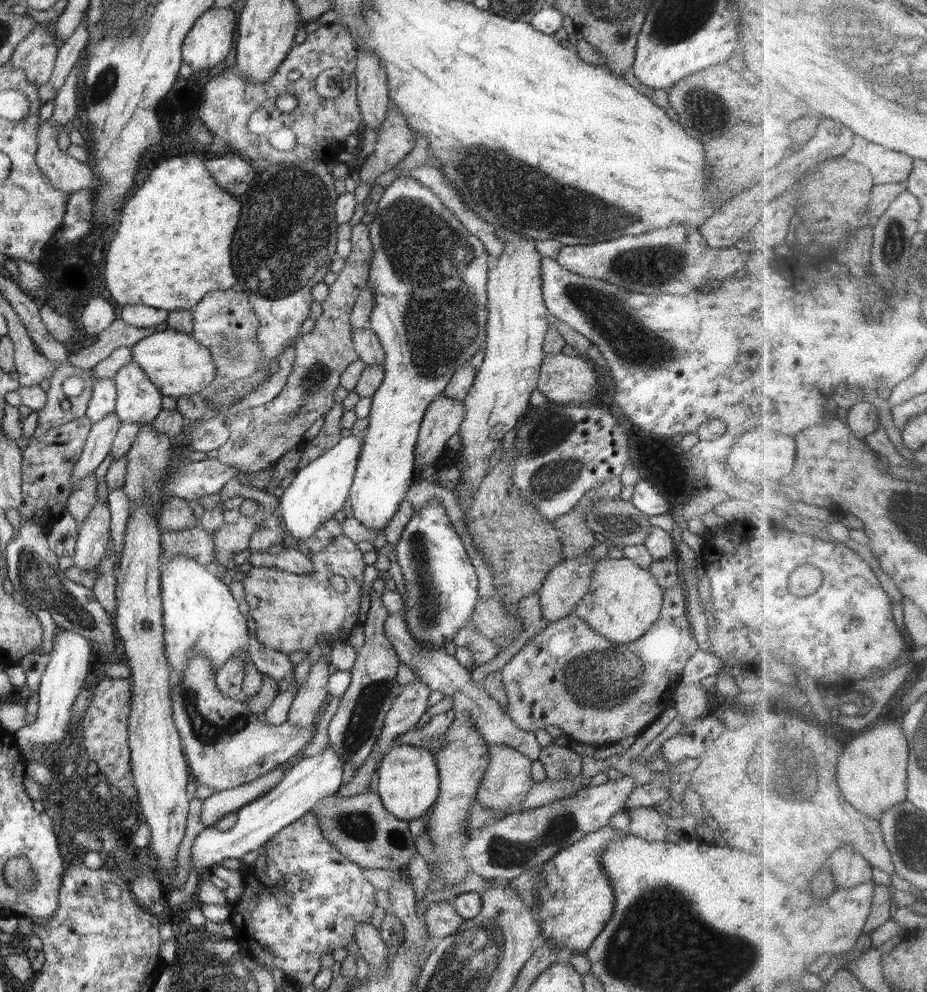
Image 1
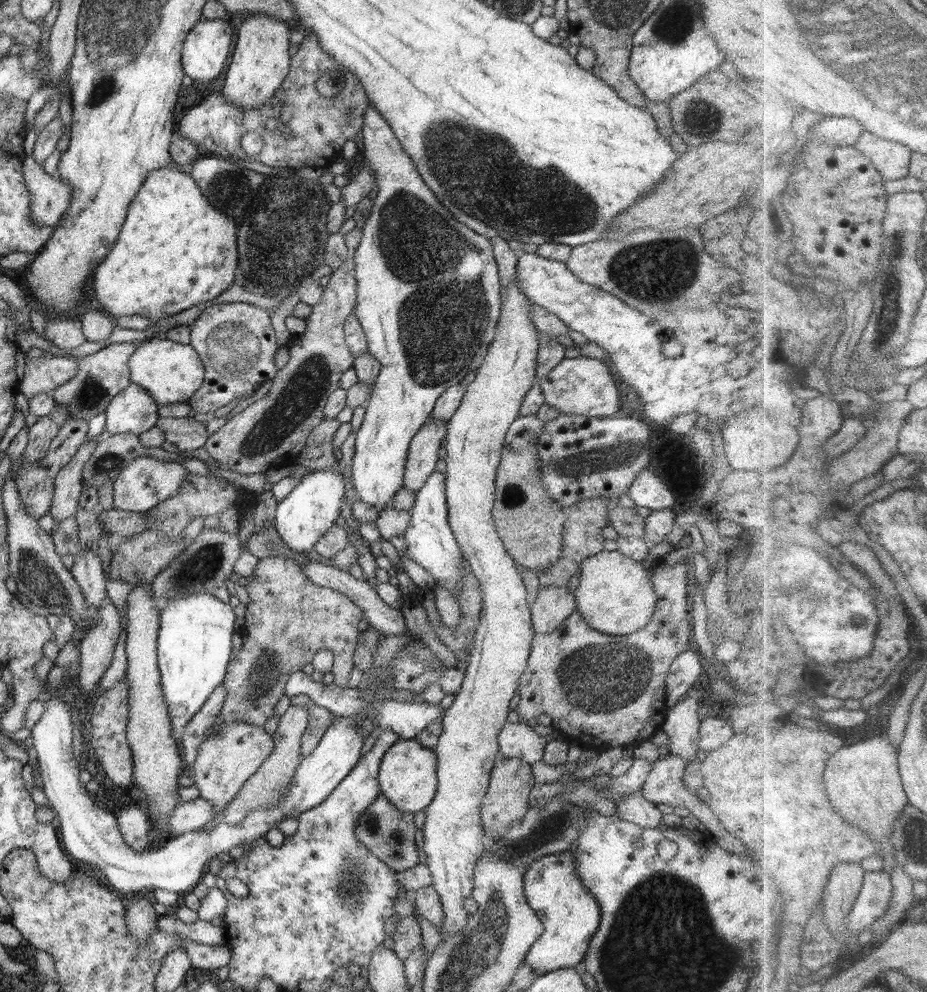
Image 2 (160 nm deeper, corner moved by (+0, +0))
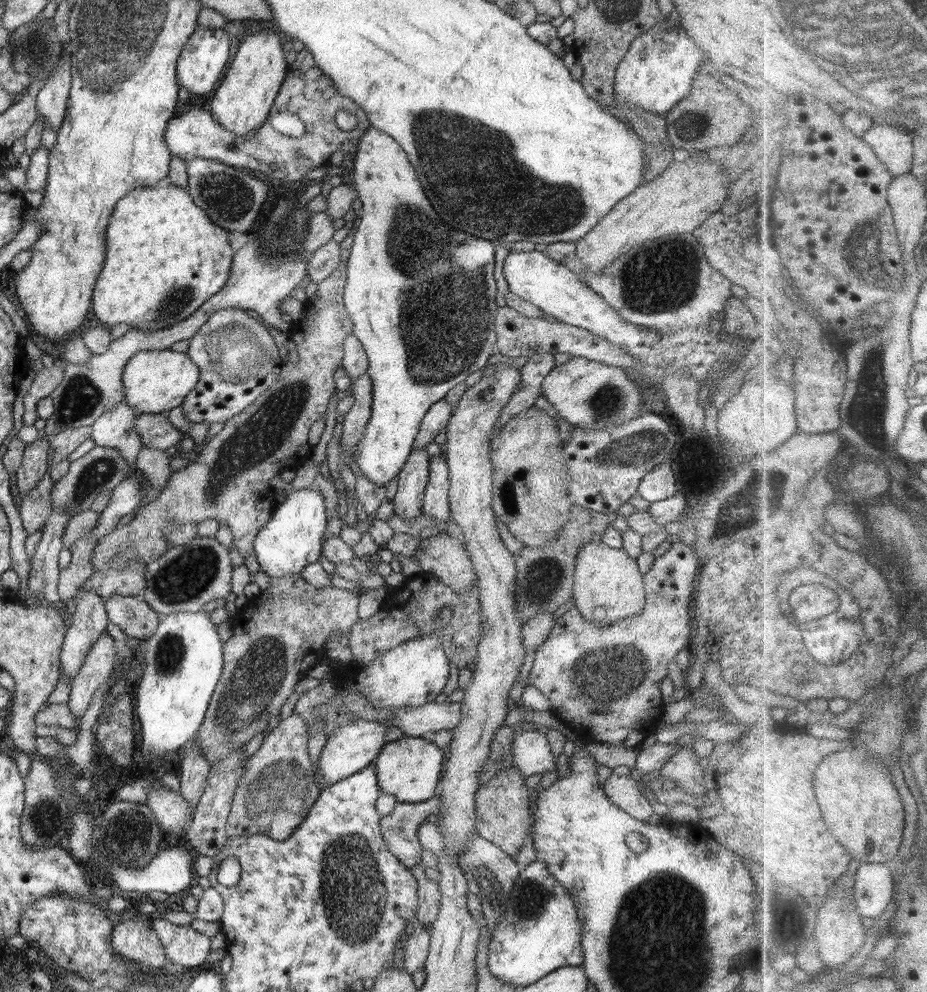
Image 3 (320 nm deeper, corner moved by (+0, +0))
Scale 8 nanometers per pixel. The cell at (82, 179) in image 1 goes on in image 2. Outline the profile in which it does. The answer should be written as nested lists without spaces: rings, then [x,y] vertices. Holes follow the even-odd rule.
[[[25,156],[22,159],[22,174],[25,185],[30,193],[30,220],[36,227],[48,226],[56,227],[63,217],[64,211],[68,208],[69,198],[71,197],[71,188],[69,184],[62,182],[57,173],[48,175],[42,164],[38,164],[33,156]]]

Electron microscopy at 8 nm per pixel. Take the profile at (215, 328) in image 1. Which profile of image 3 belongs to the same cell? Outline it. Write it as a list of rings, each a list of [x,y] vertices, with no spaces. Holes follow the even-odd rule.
[[[226,309],[213,313],[206,324],[203,324],[200,330],[189,339],[187,355],[200,369],[200,378],[196,387],[184,397],[181,406],[184,416],[194,424],[202,422],[206,422],[206,424],[225,423],[235,414],[250,406],[278,380],[280,368],[284,363],[280,358],[273,334],[260,321],[250,317],[247,311],[244,309]]]

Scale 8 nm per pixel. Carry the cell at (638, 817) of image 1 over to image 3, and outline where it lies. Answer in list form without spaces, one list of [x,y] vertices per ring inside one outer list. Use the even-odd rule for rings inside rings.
[[[612,774],[604,782],[602,790],[620,810],[636,817],[636,820],[648,823],[648,818],[654,814],[651,798],[644,794],[640,784],[630,775],[616,776]]]

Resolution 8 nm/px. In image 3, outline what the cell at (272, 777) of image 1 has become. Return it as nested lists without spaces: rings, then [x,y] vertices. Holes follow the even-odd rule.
[[[152,788],[148,792],[147,805],[156,815],[164,834],[186,830],[195,813],[195,807],[183,799],[180,792]]]

